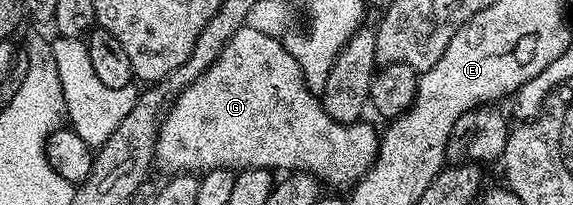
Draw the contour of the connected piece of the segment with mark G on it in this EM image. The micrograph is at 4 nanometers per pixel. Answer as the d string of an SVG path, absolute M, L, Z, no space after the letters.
M254 24L242 26L240 32L236 32L236 36L232 36L232 40L228 40L224 52L220 52L220 56L212 64L212 68L208 68L208 72L204 72L204 76L200 76L192 84L188 84L188 88L184 88L184 92L180 92L178 99L170 105L170 109L163 117L158 129L158 139L154 148L157 165L159 167L162 165L164 169L170 170L166 172L205 172L216 168L224 168L235 172L248 169L267 169L271 172L278 170L282 170L281 172L309 172L325 185L326 182L330 186L346 186L345 188L352 188L356 185L368 172L368 168L372 168L374 158L378 155L379 131L377 129L374 131L366 123L366 120L359 120L349 124L332 120L328 116L328 112L324 112L319 95L312 93L308 88L303 63L299 59L297 62L286 50L289 49L284 43L279 38L268 36L265 29L259 28L257 30Z

